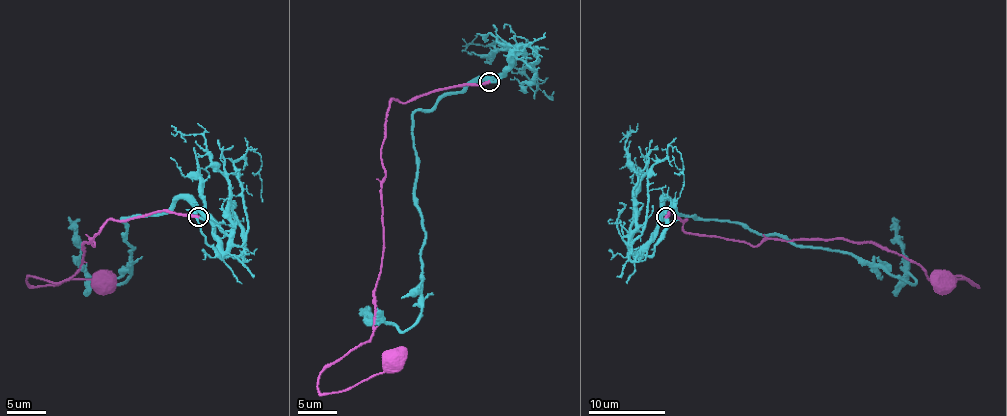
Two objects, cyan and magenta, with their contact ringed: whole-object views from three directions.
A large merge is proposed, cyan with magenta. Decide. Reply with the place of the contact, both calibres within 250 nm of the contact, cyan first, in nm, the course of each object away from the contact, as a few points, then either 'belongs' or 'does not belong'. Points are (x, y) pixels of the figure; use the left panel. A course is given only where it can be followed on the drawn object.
(198, 217) | 220/280 nm | cyan via (197, 217), (178, 198), (165, 211), (122, 219), (134, 248), (130, 275), (120, 283), (80, 263), (68, 217) | magenta via (197, 217), (109, 219), (63, 281), (26, 281), (113, 277) | belongs

